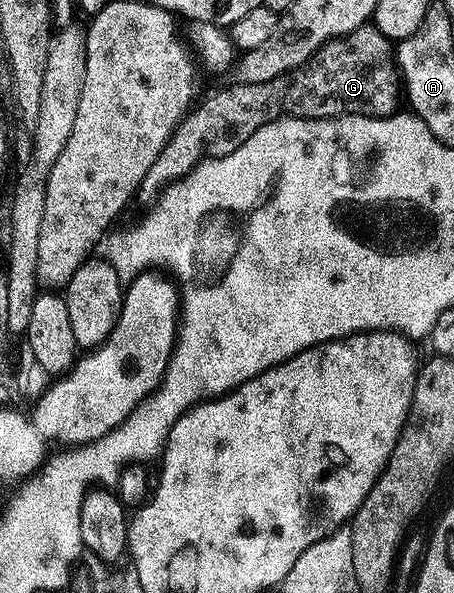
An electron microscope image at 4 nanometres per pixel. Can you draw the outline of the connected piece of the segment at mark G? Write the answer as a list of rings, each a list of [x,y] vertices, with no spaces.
[[[372,24],[360,26],[346,38],[337,38],[336,41],[329,42],[320,60],[314,60],[299,70],[292,70],[275,80],[241,82],[236,85],[229,86],[226,90],[215,91],[202,106],[200,103],[186,115],[169,139],[169,143],[163,148],[163,152],[155,156],[155,164],[147,168],[147,176],[143,176],[143,184],[135,195],[138,203],[141,201],[145,208],[152,207],[170,186],[187,177],[203,159],[222,158],[235,152],[235,148],[239,148],[239,144],[243,144],[247,136],[259,132],[259,128],[263,128],[263,124],[268,122],[278,122],[280,118],[342,118],[345,114],[387,118],[398,109],[397,98],[399,102],[399,74],[395,69],[394,47],[390,39],[384,38]]]

